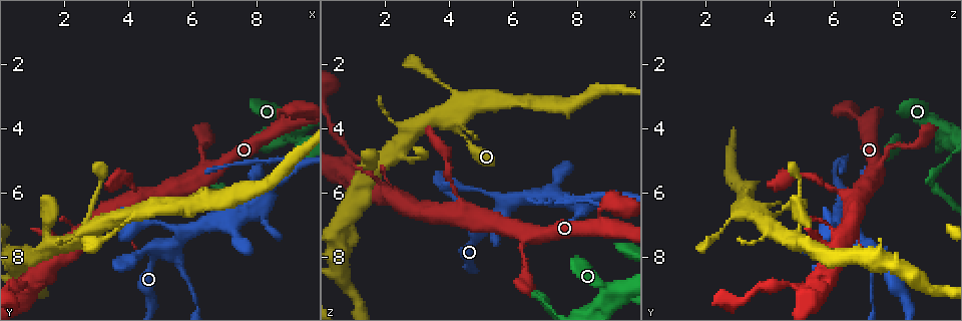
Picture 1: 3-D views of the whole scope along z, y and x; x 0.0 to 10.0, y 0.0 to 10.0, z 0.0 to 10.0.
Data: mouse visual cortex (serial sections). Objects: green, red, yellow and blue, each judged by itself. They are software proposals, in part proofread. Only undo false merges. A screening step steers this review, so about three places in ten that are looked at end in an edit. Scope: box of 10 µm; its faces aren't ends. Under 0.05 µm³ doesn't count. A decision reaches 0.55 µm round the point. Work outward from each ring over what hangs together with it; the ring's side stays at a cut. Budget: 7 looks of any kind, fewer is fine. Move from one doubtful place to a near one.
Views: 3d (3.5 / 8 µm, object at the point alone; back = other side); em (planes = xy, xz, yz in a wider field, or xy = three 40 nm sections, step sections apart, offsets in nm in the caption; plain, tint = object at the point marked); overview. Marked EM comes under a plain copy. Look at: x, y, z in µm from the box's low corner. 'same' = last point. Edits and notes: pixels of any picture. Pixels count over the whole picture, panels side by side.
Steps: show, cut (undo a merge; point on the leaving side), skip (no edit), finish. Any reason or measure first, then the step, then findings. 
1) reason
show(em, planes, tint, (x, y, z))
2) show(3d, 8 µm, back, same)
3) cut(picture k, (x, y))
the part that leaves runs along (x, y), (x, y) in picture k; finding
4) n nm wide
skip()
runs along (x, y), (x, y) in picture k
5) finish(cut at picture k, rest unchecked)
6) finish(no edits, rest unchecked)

abrupt turn
show(3d, 8 µm, (6.55, 5.50, 9.10))

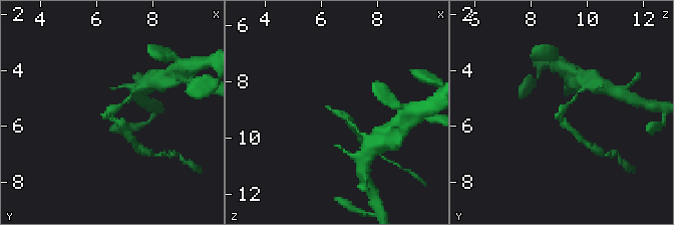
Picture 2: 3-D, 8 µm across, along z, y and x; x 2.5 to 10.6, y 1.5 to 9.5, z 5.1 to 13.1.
show(3d, 3.5 µm, same)

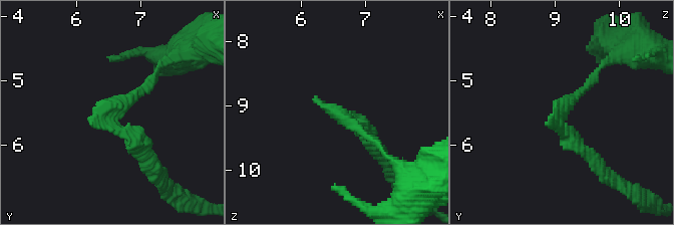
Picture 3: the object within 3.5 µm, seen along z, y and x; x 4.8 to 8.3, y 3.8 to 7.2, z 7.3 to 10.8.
arms of 100, 200 nm
show(em, planes, tint, (6.50, 5.55, 9.10))

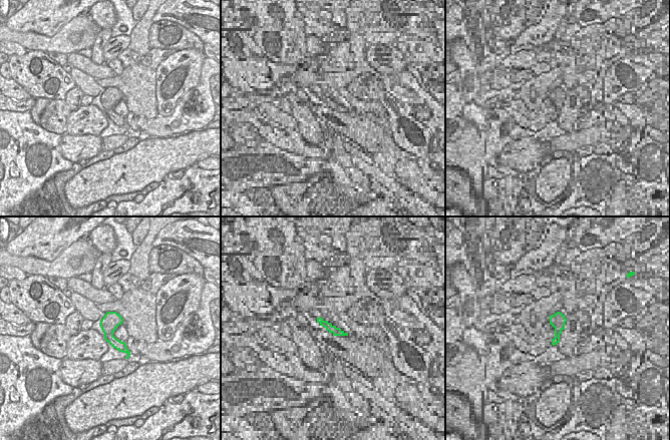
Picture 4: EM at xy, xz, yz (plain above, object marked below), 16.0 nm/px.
cut(picture 3, (589, 155))
the part that leaves runs along (569, 137), (618, 183) in picture 3; a second cell is stuck on

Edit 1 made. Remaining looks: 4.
redraw
show(overview)

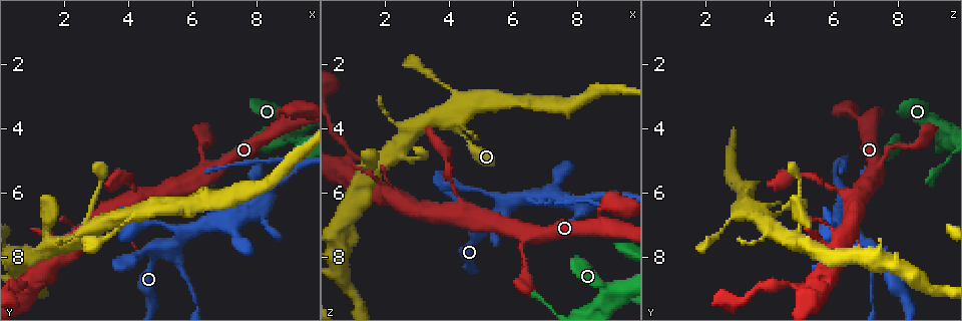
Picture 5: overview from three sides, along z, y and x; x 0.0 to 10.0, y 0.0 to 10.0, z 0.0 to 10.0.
show(3d, 3.5 µm, (8.10, 6.45, 6.40))

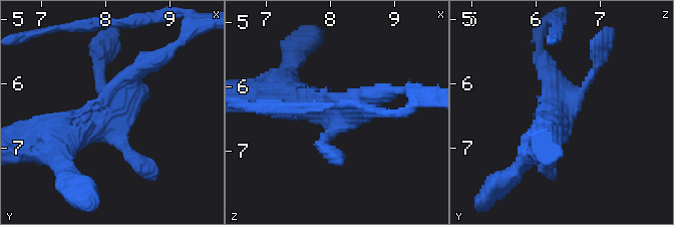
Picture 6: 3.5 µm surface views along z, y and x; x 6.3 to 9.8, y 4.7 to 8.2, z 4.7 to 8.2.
show(em, xy, step 1, tint, (8.10, 6.40, 6.35))

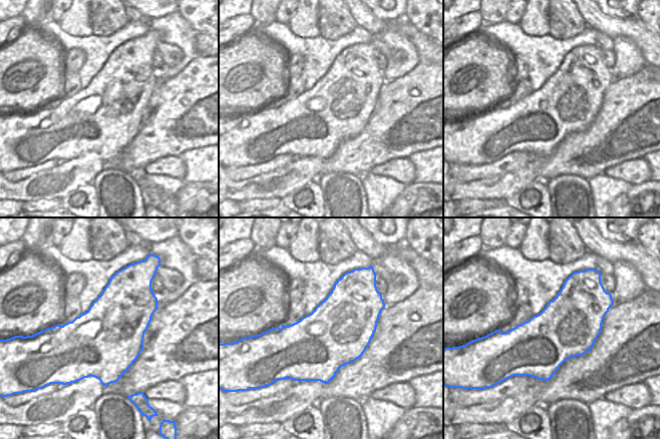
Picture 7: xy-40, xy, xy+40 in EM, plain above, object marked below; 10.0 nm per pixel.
650 nm wide
skip()
runs along (52, 134), (98, 122), (151, 63) in picture 6; all the same cell

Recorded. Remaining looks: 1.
finish(cut at picture 3, rest unchecked)

